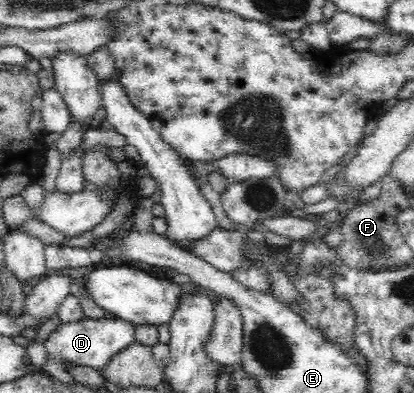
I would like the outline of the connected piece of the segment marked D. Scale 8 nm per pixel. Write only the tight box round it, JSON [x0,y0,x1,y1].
[42,317,136,372]

